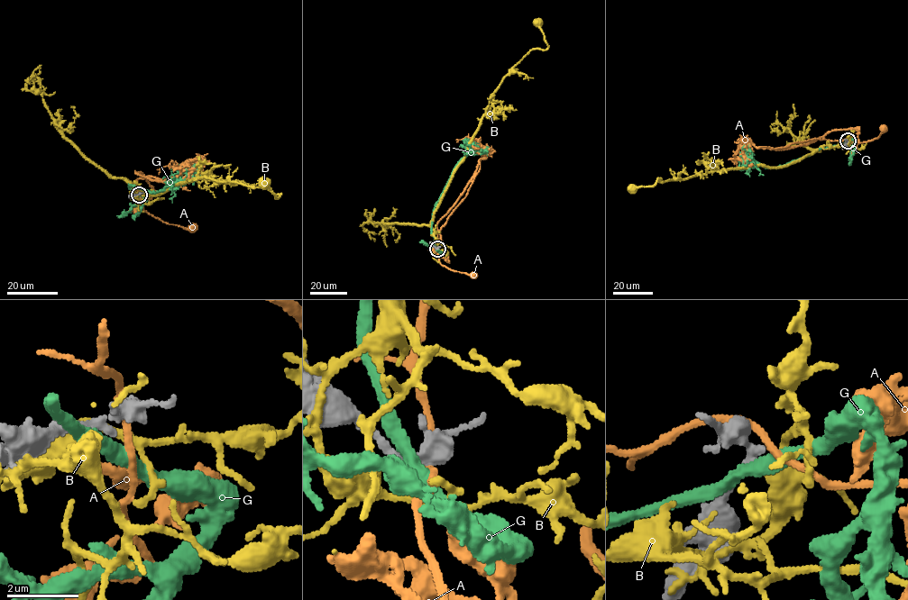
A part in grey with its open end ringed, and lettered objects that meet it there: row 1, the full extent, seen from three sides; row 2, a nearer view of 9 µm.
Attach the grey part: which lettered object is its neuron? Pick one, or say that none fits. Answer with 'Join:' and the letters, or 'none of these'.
Join: none of these

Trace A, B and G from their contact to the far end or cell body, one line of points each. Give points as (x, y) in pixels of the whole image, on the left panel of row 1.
A: (140, 194), (145, 211), (165, 222), (192, 228)
B: (136, 195), (132, 197), (128, 180), (154, 195), (201, 177), (266, 186), (279, 196), (265, 183)
G: (137, 195), (129, 186), (129, 182), (157, 192), (185, 172), (188, 176), (174, 190), (172, 202)

